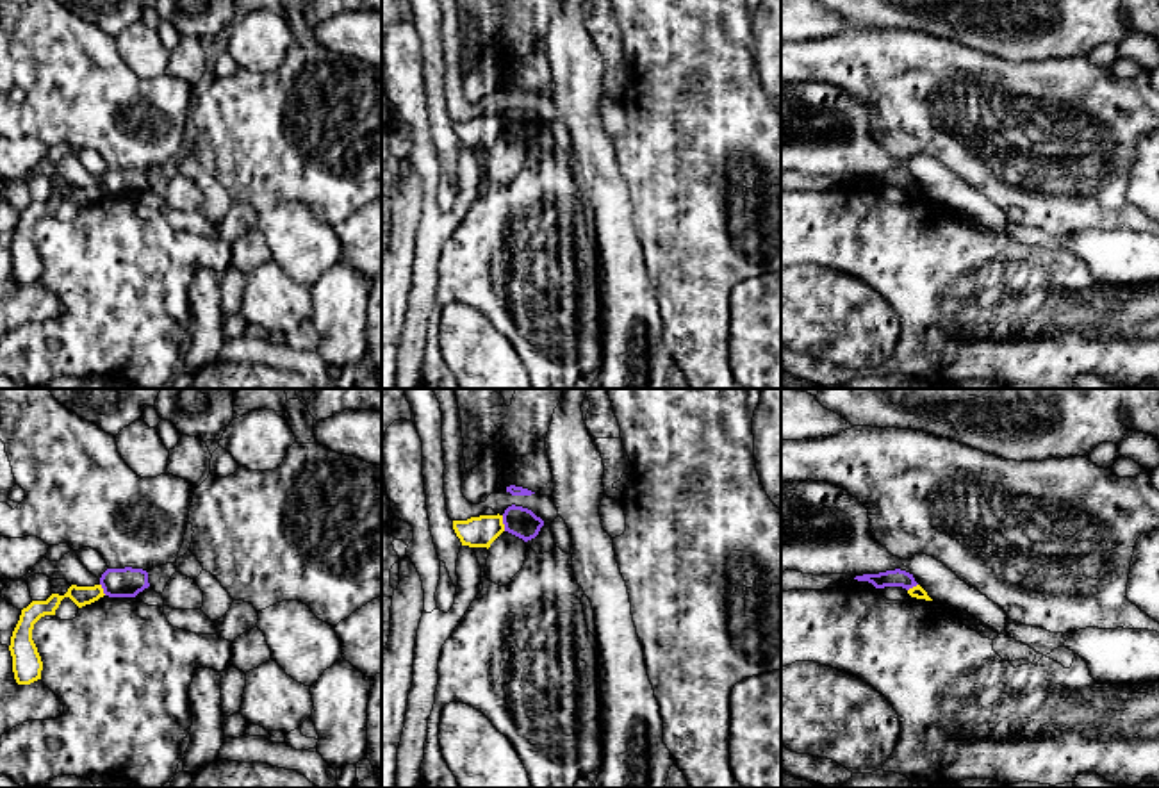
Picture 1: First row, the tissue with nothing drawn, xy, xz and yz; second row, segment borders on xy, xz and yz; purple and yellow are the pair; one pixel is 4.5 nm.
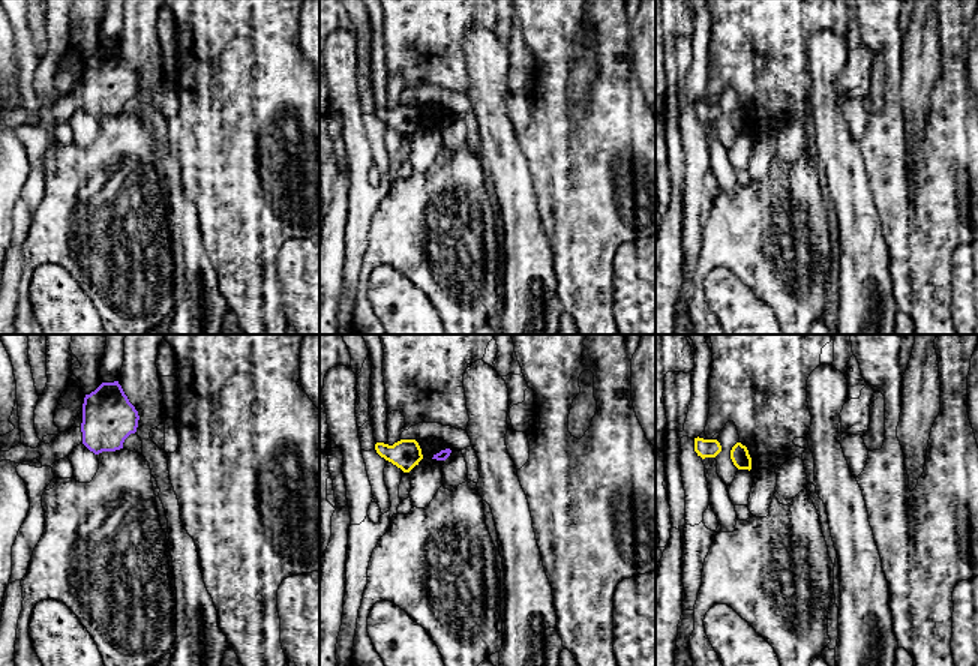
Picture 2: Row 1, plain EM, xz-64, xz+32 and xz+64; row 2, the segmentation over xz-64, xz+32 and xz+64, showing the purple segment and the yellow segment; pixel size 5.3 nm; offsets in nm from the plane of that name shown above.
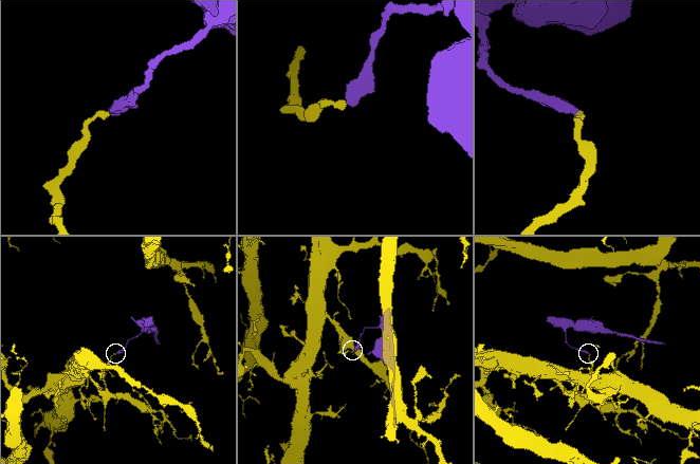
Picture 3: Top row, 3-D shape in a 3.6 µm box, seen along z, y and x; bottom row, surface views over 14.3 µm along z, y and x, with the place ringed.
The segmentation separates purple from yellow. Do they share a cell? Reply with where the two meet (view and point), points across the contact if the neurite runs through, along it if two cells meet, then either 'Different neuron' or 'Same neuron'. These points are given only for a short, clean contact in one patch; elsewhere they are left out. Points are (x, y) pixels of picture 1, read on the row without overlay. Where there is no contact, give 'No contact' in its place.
Touches purple at xz (503, 123). Boundary: xz (501, 116), (505, 131). Different neuron

